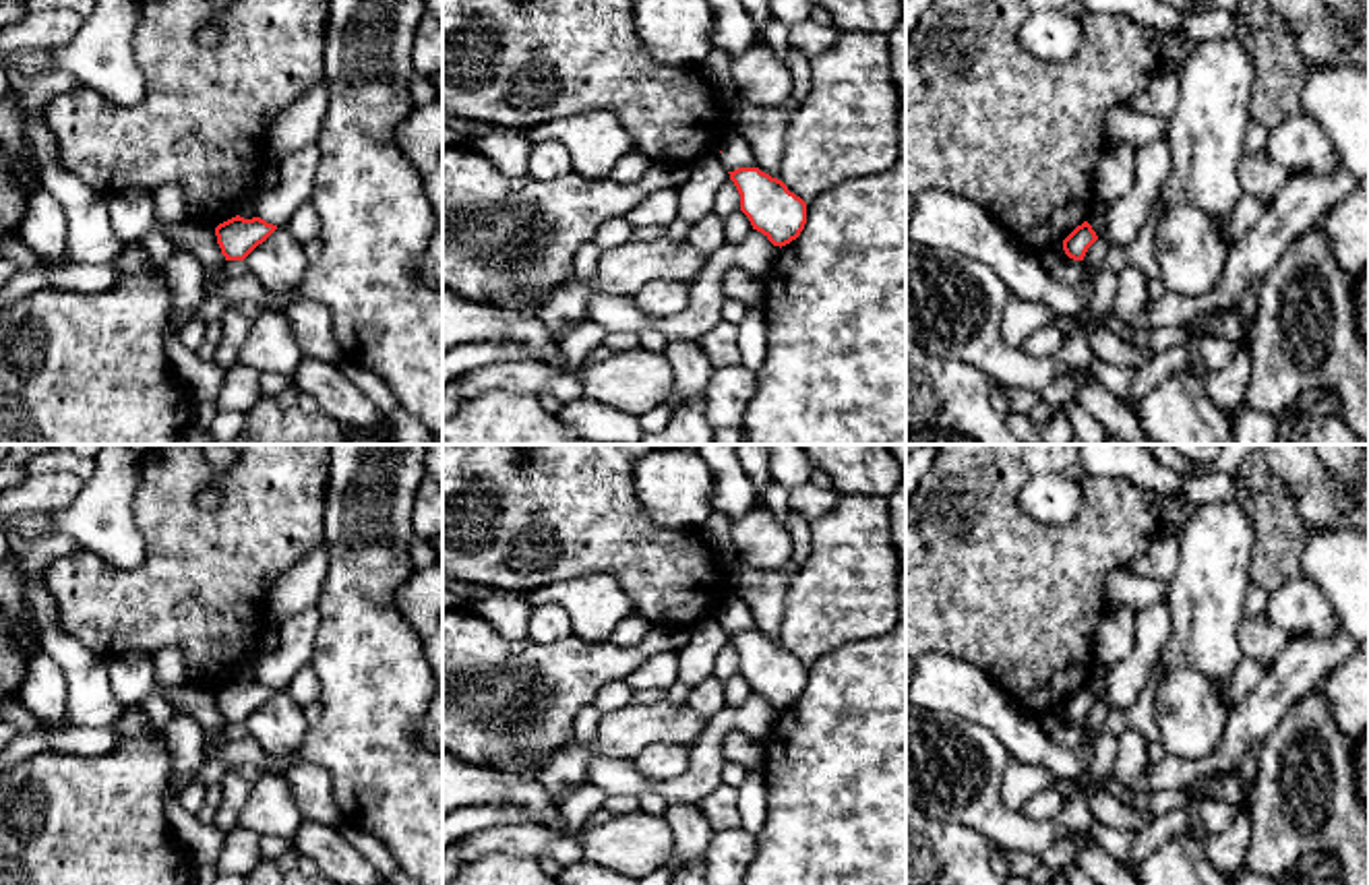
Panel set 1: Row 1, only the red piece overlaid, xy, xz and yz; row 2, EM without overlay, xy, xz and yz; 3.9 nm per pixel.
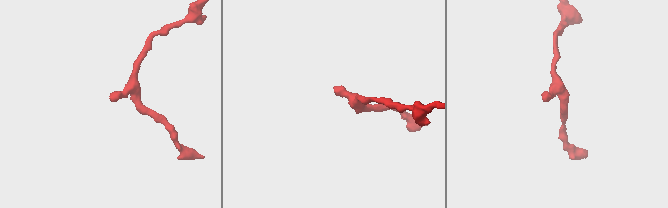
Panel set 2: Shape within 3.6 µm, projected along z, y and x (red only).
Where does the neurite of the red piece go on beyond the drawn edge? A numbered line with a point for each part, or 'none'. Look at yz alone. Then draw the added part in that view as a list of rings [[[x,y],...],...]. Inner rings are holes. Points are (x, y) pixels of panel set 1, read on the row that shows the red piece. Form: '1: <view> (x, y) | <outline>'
none

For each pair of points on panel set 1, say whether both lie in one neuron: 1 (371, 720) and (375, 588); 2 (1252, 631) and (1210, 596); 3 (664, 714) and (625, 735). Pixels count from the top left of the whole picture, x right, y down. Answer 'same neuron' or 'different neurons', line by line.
1: same neuron
2: different neurons
3: same neuron

